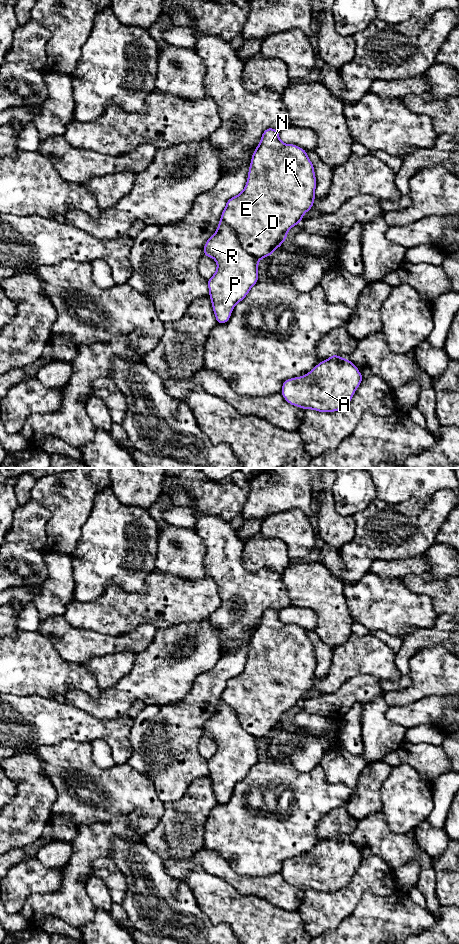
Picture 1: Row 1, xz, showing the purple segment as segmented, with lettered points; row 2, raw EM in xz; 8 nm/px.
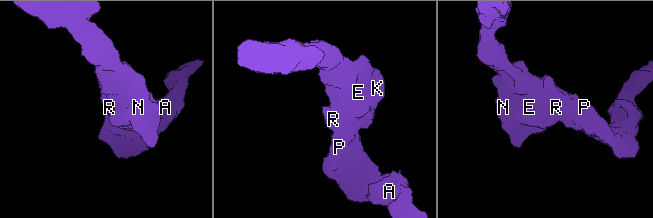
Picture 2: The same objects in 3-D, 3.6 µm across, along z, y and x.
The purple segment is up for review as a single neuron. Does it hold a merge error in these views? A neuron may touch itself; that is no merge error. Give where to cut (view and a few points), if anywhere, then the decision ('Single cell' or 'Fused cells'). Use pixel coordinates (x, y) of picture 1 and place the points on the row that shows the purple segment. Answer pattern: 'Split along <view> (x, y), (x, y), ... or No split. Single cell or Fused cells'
No split. Single cell

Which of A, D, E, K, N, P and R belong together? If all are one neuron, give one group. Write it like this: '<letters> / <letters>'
A D E K N P R

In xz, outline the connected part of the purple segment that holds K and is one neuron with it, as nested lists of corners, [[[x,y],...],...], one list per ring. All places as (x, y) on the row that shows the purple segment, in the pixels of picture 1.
[[[267,128],[252,155],[245,188],[227,201],[216,232],[204,245],[203,255],[212,257],[217,262],[216,272],[207,281],[218,324],[224,324],[230,319],[235,305],[242,301],[258,282],[258,261],[279,248],[287,239],[287,232],[299,224],[303,215],[313,207],[316,184],[314,166],[307,152],[294,144],[284,144],[279,139],[278,130]]]

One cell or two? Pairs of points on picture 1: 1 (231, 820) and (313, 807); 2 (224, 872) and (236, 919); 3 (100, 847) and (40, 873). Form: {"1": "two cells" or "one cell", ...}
{"1": "one cell", "2": "two cells", "3": "two cells"}

